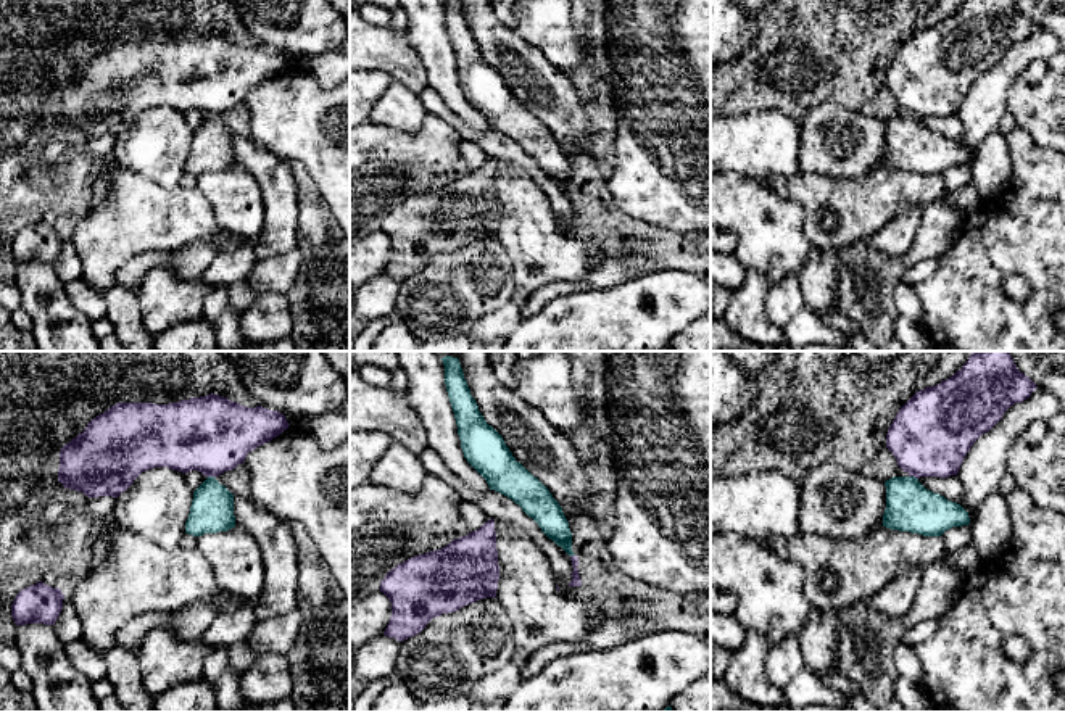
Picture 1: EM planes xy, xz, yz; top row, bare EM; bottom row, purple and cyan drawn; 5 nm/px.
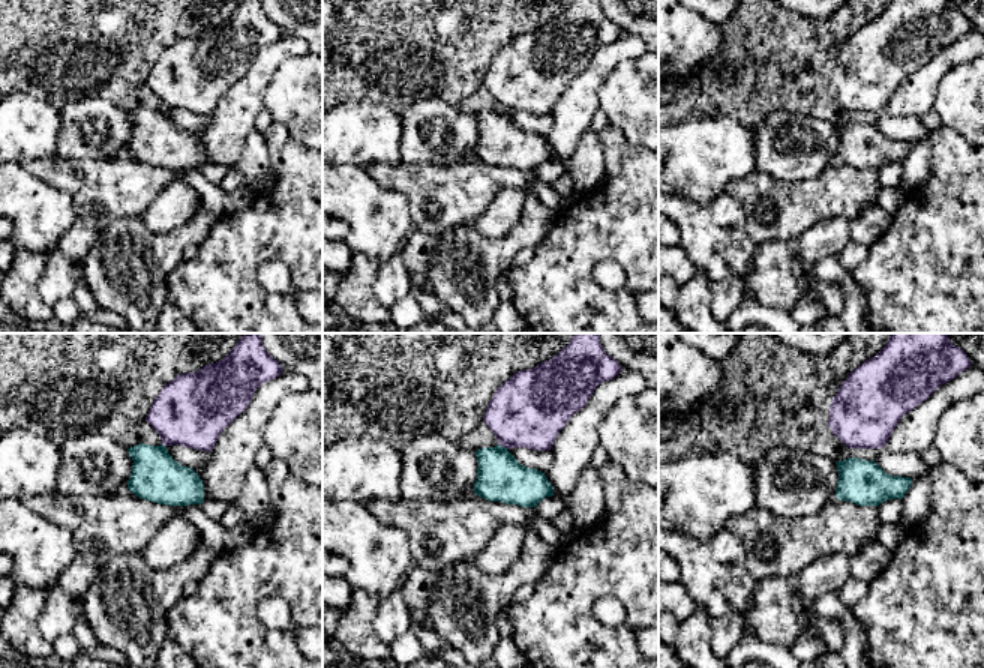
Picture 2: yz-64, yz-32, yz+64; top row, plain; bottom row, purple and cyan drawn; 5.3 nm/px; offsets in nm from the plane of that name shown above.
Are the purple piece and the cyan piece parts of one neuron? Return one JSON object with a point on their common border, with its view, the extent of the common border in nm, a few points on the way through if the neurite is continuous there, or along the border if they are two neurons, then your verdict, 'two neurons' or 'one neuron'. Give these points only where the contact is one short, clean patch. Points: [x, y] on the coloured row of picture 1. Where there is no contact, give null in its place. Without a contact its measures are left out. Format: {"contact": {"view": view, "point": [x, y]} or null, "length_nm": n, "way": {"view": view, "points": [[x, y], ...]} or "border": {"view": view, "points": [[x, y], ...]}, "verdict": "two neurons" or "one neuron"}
{"contact": {"view": "yz", "point": [914, 476]}, "length_nm": 40, "way": {"view": "yz", "points": [[932, 434], [924, 443], [914, 476], [911, 508]]}, "verdict": "one neuron"}

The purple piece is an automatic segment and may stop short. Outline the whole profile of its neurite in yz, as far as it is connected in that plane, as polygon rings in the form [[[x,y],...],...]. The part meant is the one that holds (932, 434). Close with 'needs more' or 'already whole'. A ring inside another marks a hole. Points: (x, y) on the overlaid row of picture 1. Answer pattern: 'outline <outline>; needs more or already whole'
outline [[[973,351],[952,377],[917,391],[899,409],[886,433],[886,448],[909,475],[885,482],[883,527],[941,536],[952,527],[968,525],[968,512],[960,504],[926,490],[918,478],[957,475],[973,443],[989,432],[1010,406],[1030,398],[1036,388],[1036,383],[1017,369],[1009,351]]]; needs more

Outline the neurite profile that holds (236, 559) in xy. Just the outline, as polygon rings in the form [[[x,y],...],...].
[[[234,527],[227,532],[197,536],[197,549],[211,564],[218,585],[243,599],[256,599],[263,591],[264,565],[253,535]]]

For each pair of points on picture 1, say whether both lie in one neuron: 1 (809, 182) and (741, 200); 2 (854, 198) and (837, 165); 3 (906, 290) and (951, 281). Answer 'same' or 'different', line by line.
1: different
2: different
3: different

